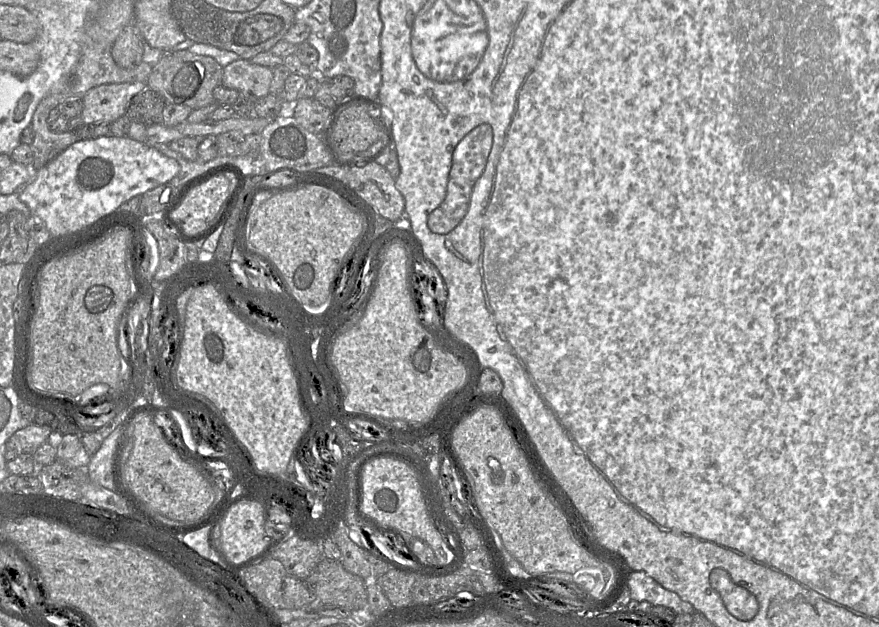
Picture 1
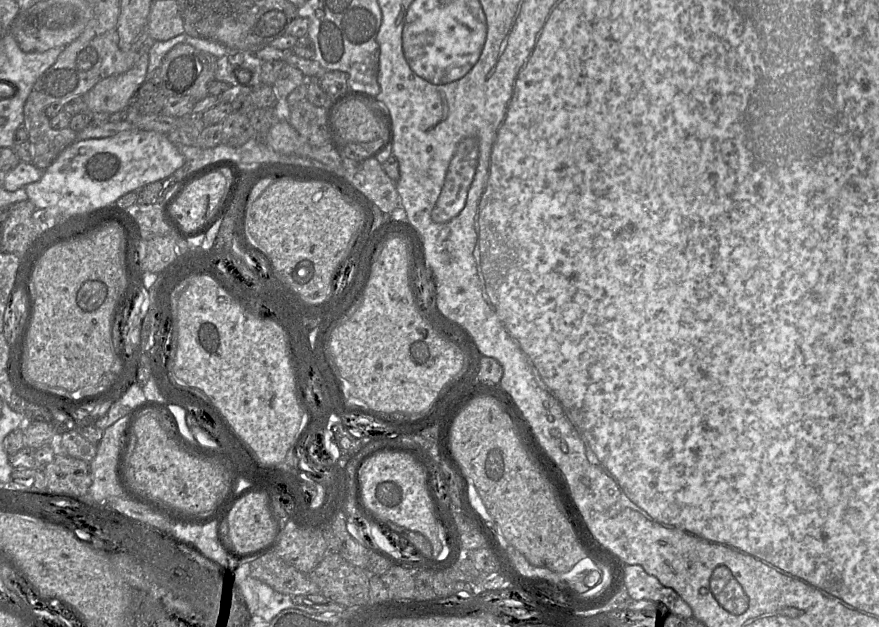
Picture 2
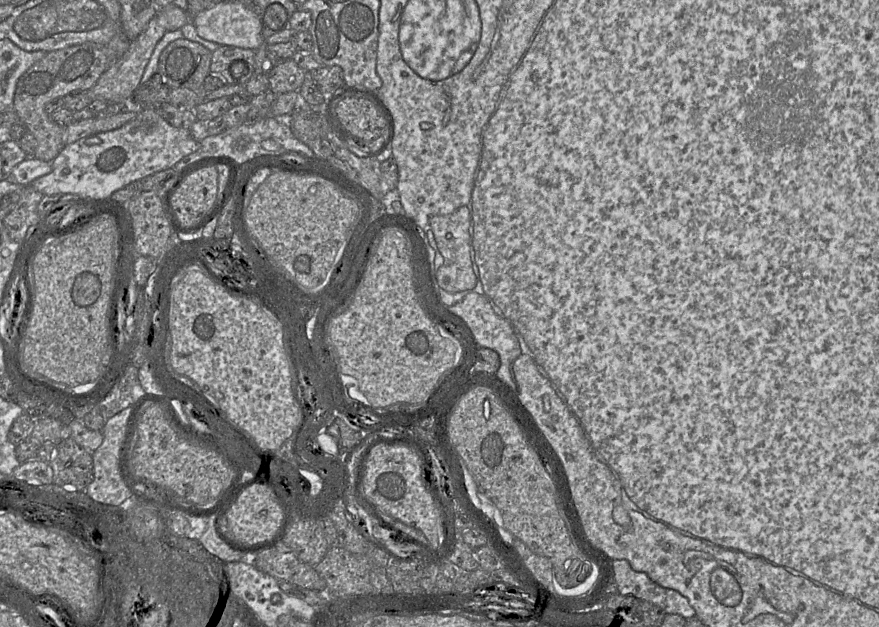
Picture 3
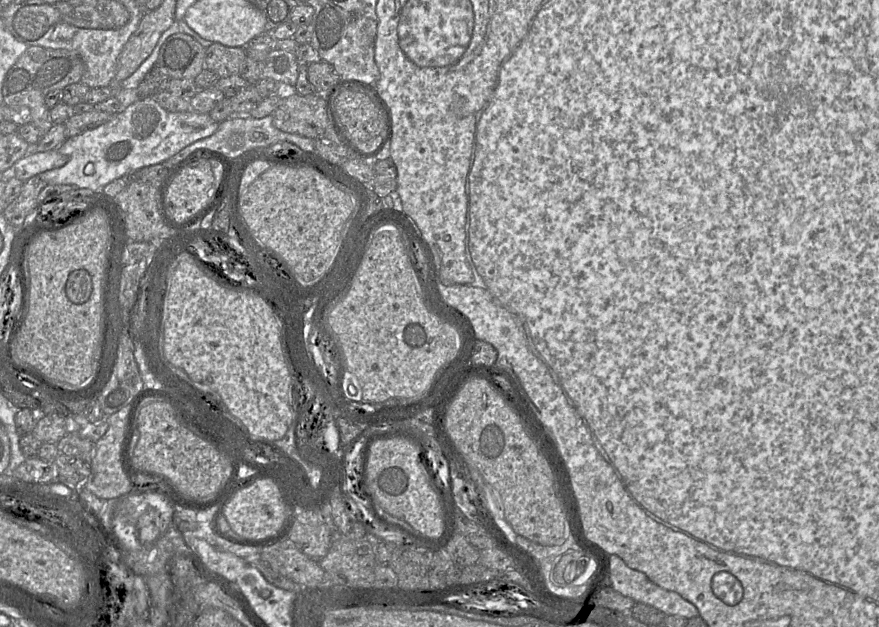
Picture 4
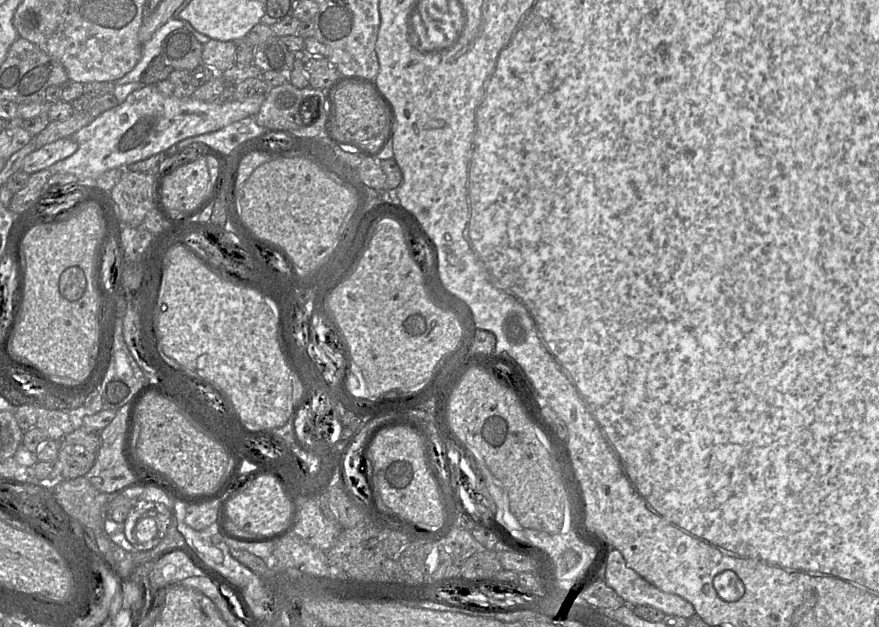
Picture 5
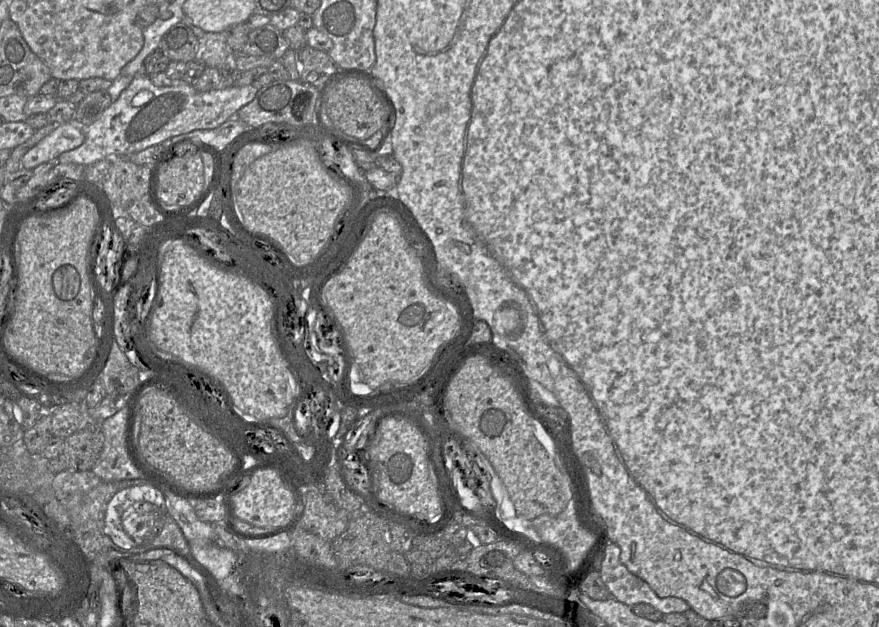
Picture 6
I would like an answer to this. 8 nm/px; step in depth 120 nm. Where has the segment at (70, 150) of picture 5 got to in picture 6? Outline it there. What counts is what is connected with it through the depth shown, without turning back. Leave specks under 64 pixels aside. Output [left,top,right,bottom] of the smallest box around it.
[21,121,84,169]

